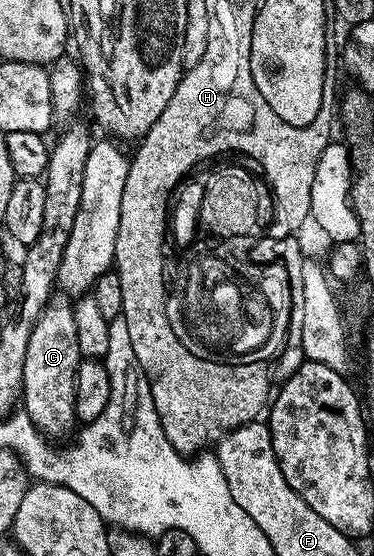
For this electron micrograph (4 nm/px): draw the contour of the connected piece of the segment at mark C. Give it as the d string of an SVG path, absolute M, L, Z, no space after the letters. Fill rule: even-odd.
M63 296L52 297L43 307L41 316L33 328L33 336L29 336L21 399L22 409L33 420L36 429L46 434L48 439L63 440L55 438L63 438L71 429L76 429L75 381L80 361L77 322L74 320L72 303Z

